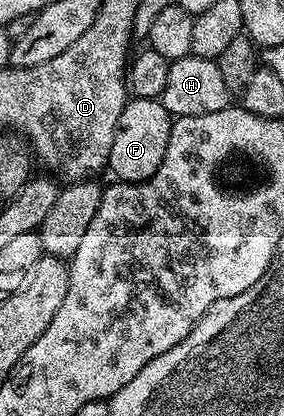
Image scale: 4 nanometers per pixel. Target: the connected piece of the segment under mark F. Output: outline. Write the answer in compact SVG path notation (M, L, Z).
M131 97L117 119L117 131L113 135L113 147L109 151L107 164L120 182L148 181L161 167L165 159L165 147L169 147L172 116L163 106L162 100L154 97Z

